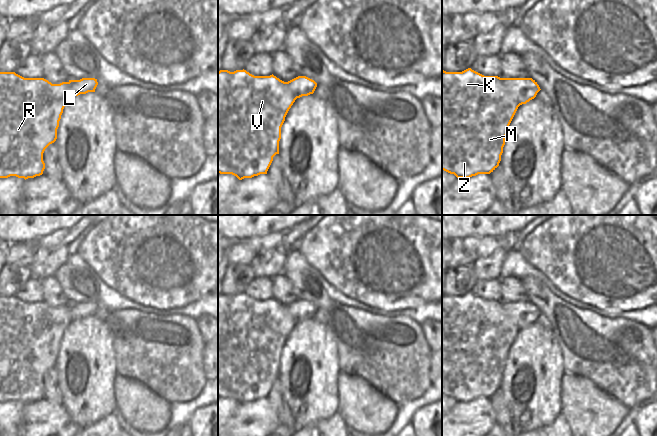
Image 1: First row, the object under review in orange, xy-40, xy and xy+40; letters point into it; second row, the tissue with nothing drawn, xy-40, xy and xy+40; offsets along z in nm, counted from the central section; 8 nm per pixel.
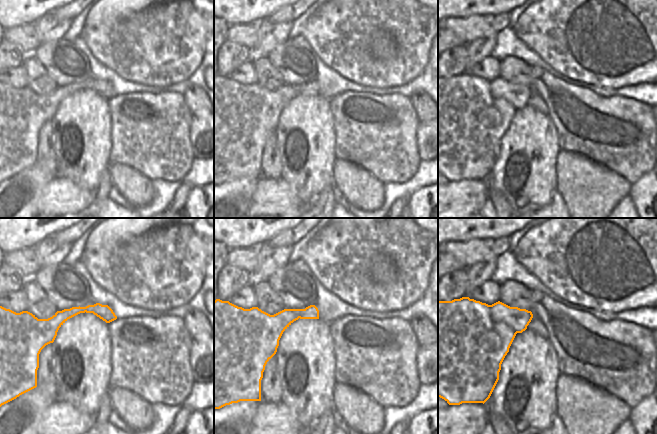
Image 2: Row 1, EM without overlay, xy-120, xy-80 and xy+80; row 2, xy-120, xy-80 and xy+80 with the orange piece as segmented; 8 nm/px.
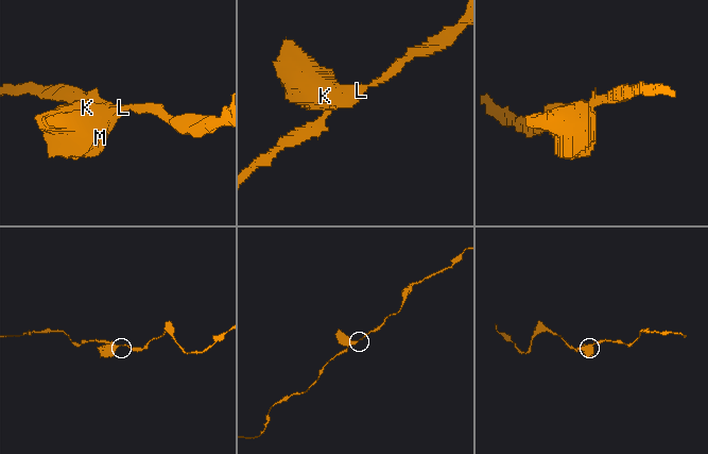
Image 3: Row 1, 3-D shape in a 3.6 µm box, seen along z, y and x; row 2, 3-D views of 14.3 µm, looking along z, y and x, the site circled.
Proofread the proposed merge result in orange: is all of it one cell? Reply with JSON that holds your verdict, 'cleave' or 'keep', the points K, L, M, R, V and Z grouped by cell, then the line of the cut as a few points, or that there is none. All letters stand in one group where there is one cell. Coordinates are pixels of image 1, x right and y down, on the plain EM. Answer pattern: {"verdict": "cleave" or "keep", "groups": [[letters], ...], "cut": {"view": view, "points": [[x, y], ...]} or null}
{"verdict": "keep", "groups": [["K", "L", "M", "R", "V", "Z"]], "cut": null}

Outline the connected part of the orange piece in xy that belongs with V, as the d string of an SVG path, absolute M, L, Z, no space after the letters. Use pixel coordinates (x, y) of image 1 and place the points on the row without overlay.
M220 294L218 296L218 397L232 398L239 404L267 398L273 381L279 378L281 351L285 341L297 322L313 318L317 307L298 300L284 306L274 300L254 300L246 294Z

